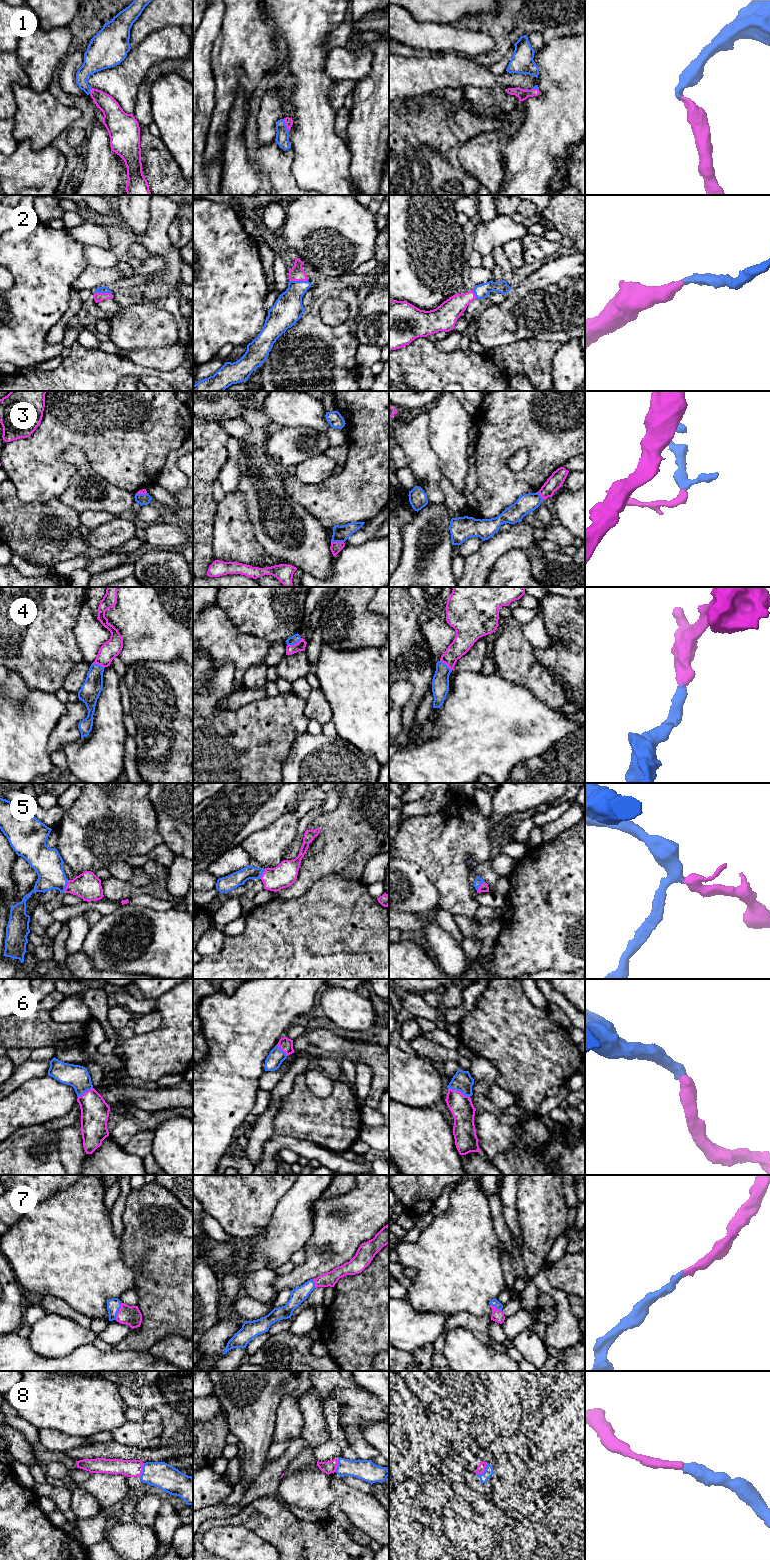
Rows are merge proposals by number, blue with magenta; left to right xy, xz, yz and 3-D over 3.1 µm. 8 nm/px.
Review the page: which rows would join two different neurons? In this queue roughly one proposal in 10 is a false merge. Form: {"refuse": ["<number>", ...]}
{"refuse": ["3"]}

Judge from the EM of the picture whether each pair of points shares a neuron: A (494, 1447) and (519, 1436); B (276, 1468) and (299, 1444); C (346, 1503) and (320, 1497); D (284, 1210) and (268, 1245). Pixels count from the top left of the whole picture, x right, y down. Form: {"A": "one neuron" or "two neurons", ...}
{"A": "one neuron", "B": "one neuron", "C": "two neurons", "D": "one neuron"}

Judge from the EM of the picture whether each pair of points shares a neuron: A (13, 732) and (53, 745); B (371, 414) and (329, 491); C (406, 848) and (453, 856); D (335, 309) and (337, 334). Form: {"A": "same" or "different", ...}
{"A": "different", "B": "same", "C": "same", "D": "different"}

